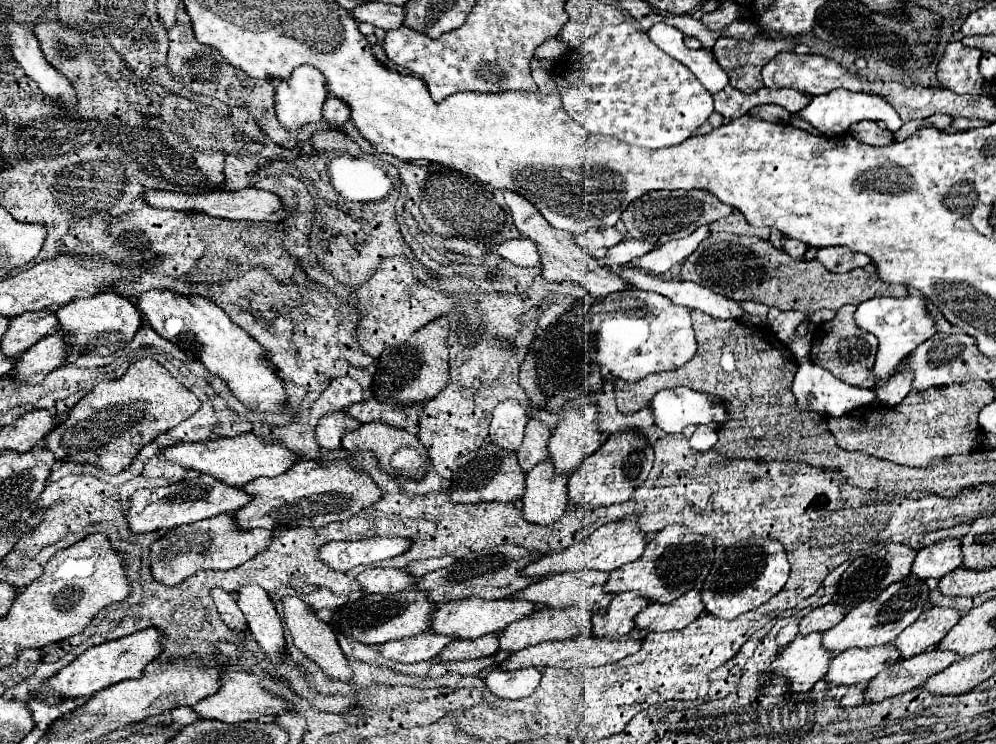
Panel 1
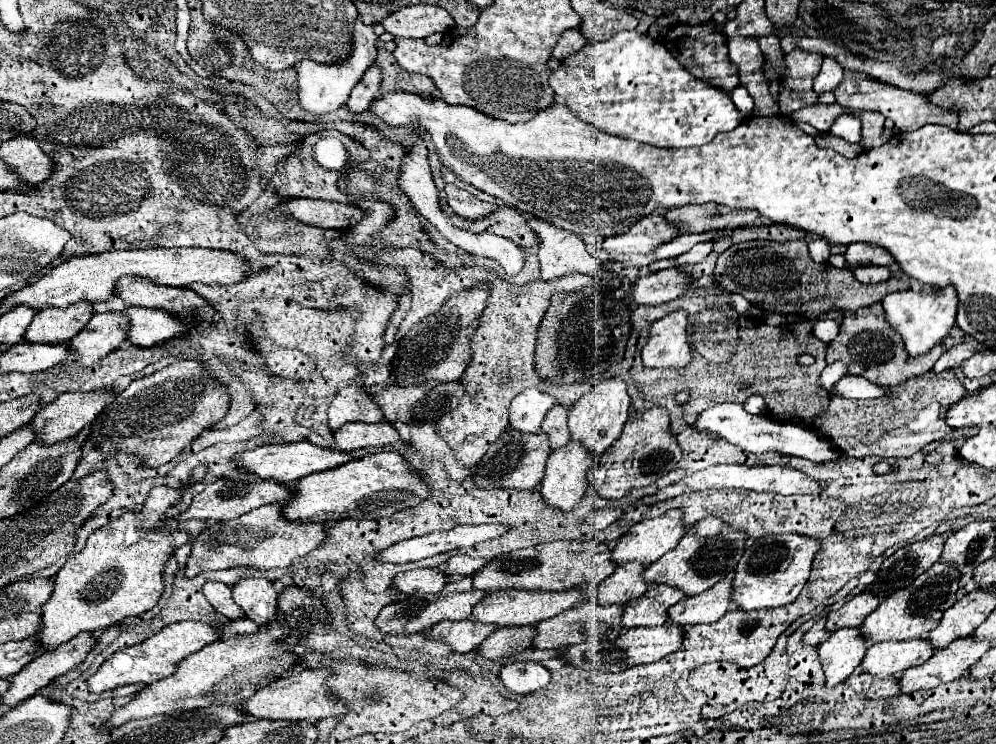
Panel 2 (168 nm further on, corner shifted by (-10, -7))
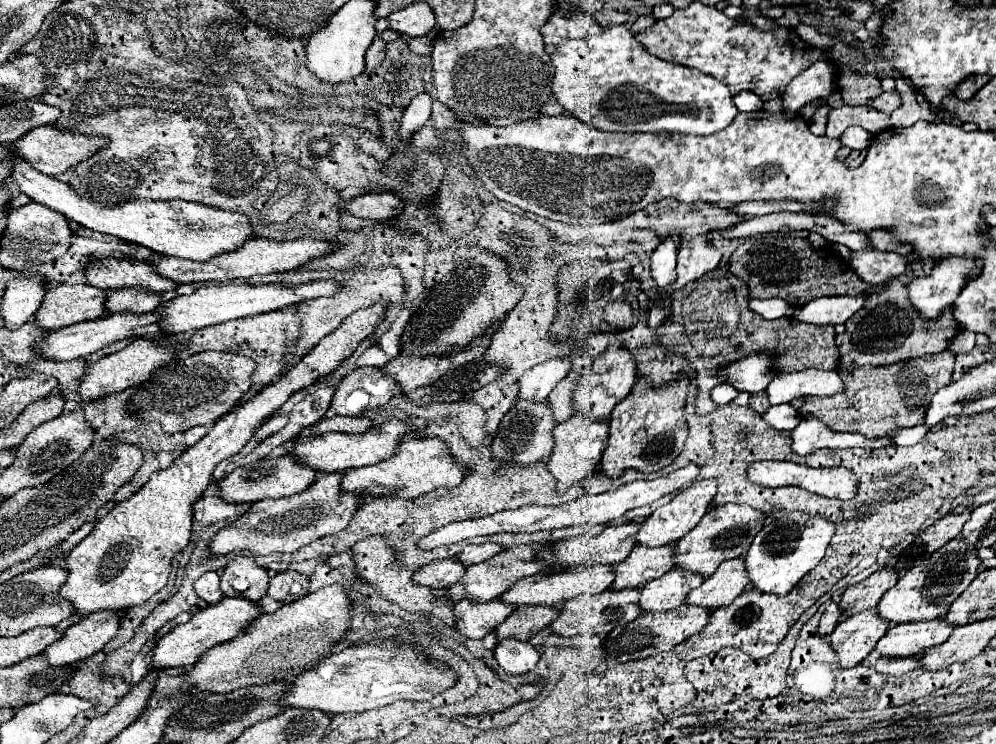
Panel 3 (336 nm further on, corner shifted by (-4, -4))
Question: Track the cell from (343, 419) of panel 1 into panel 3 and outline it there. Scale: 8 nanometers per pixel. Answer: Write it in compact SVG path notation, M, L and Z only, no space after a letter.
M356 367L350 371L336 387L332 397L332 407L336 415L362 415L366 409L378 409L388 403L388 399L396 393L396 381L384 373L380 367Z

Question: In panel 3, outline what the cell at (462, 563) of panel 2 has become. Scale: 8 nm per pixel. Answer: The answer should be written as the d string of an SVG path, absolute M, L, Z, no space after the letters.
M482 543L482 545L466 545L464 551L458 555L458 559L468 567L474 563L482 563L486 559L490 559L492 555L500 553L504 547L500 547L498 543Z

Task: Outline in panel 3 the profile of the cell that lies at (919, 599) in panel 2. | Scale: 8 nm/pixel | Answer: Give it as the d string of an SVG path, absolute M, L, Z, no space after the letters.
M956 537L942 545L936 553L924 559L920 565L912 567L878 603L878 613L890 623L910 623L910 621L930 621L946 617L950 605L962 595L962 591L976 579L980 559L976 547L968 547L964 539Z

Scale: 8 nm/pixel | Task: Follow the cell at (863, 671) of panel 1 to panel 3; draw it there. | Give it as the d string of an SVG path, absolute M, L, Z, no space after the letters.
M932 619L920 623L900 623L894 625L876 645L886 657L918 657L922 651L944 643L956 625L946 619Z

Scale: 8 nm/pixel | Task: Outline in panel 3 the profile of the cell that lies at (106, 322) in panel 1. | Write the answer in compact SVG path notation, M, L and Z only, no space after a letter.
M320 279L320 281L308 281L300 285L282 285L282 283L262 283L262 285L234 285L234 283L224 283L224 285L210 285L194 291L192 295L178 295L172 301L166 301L160 307L160 331L166 335L176 335L176 333L194 333L198 329L204 329L208 325L218 325L226 323L232 319L240 317L252 317L258 313L270 313L284 309L288 305L296 305L304 299L316 299L316 297L332 297L334 293L340 291L340 283L332 279Z

